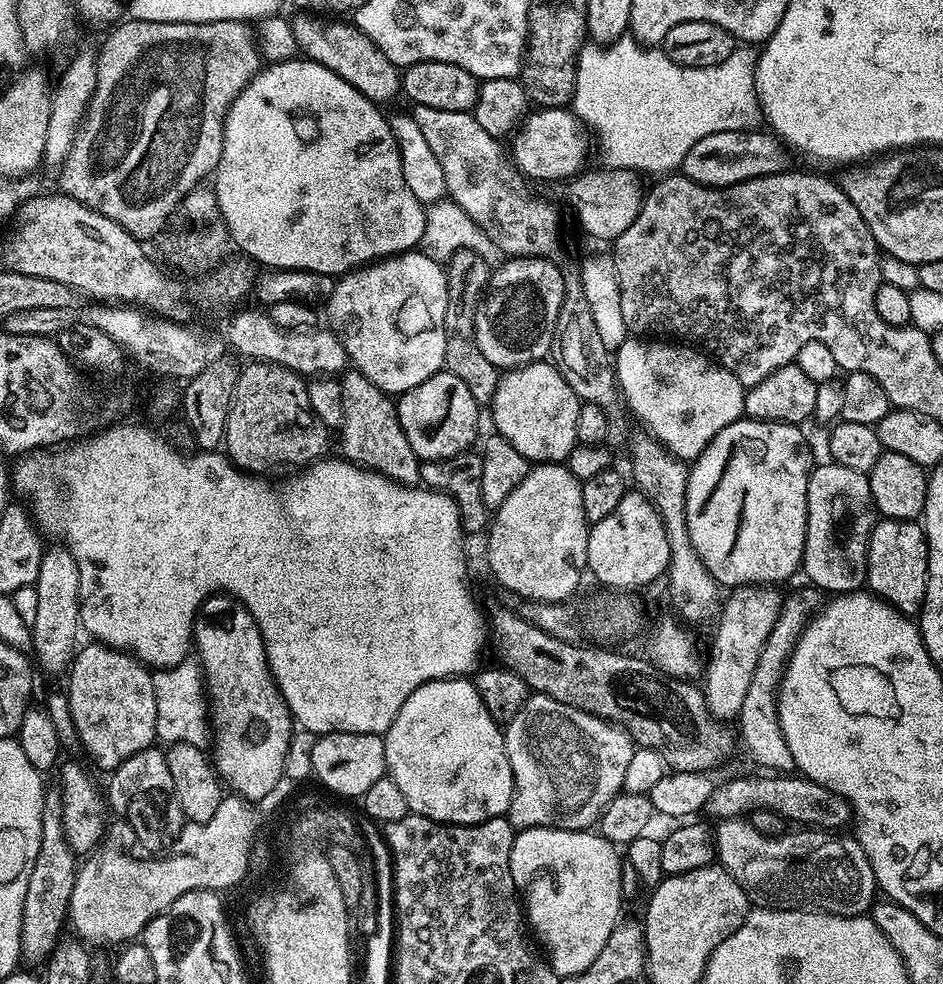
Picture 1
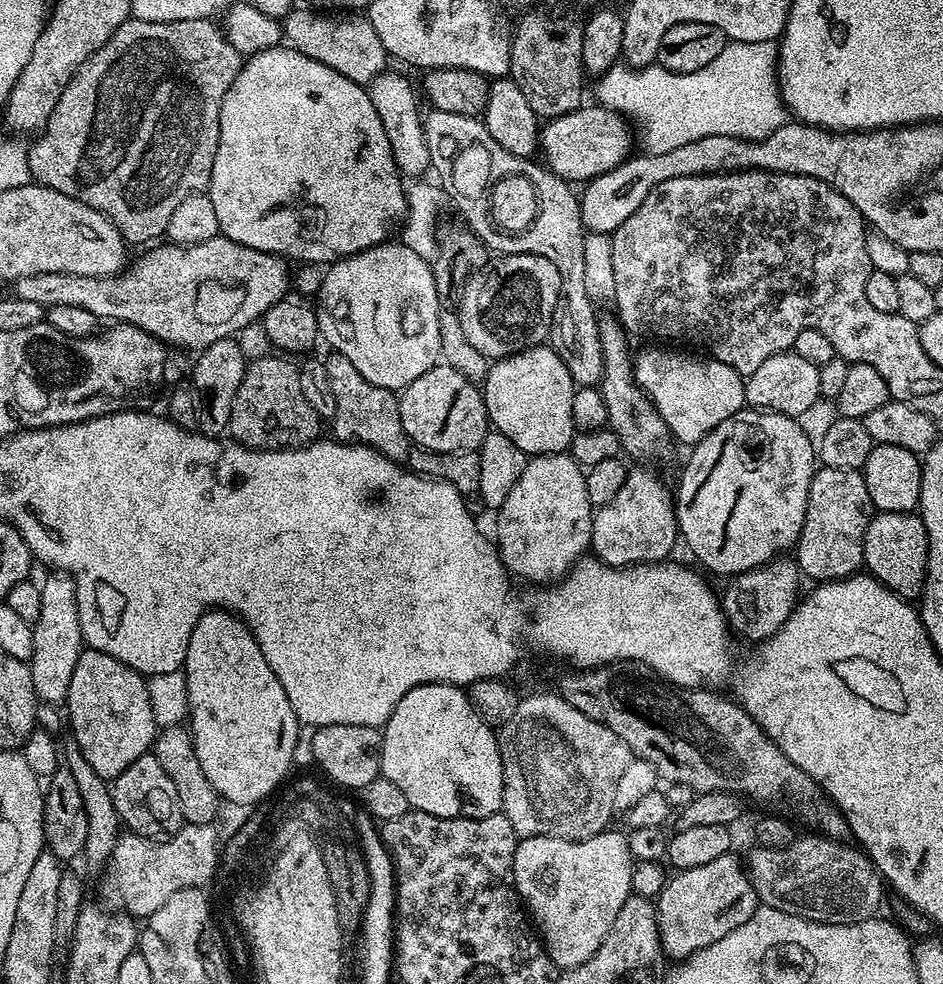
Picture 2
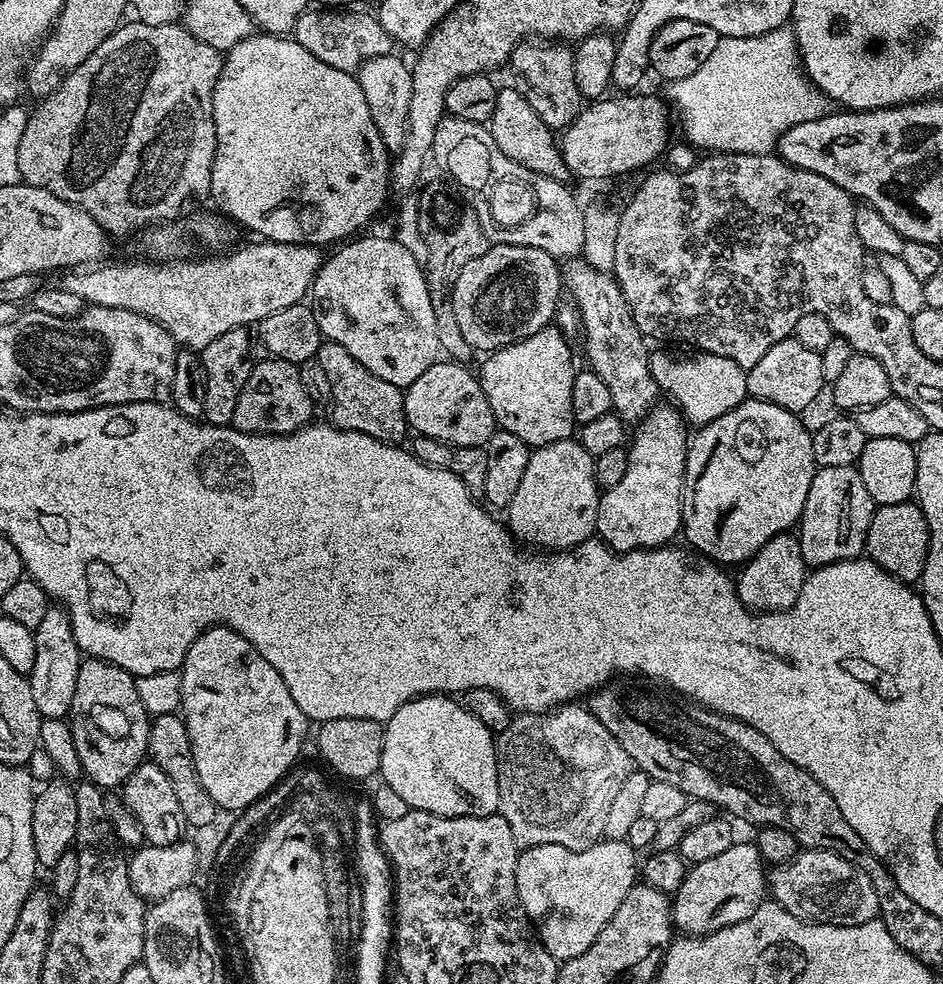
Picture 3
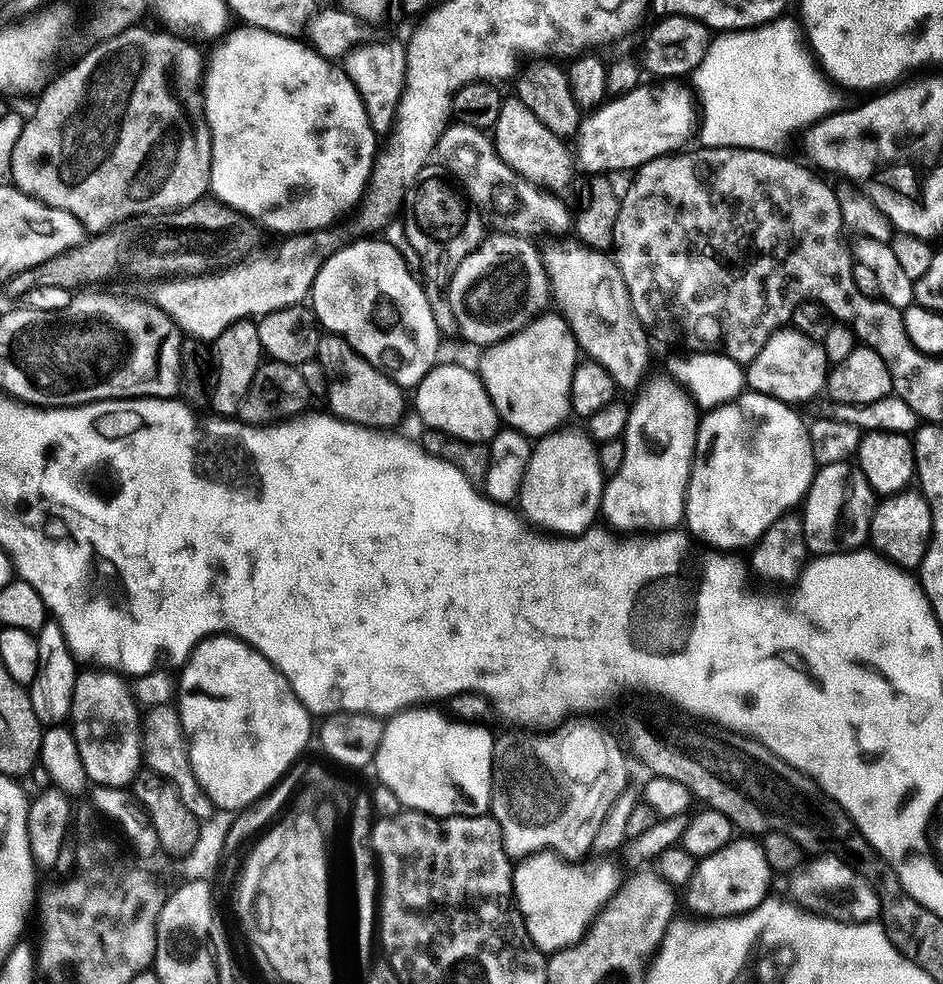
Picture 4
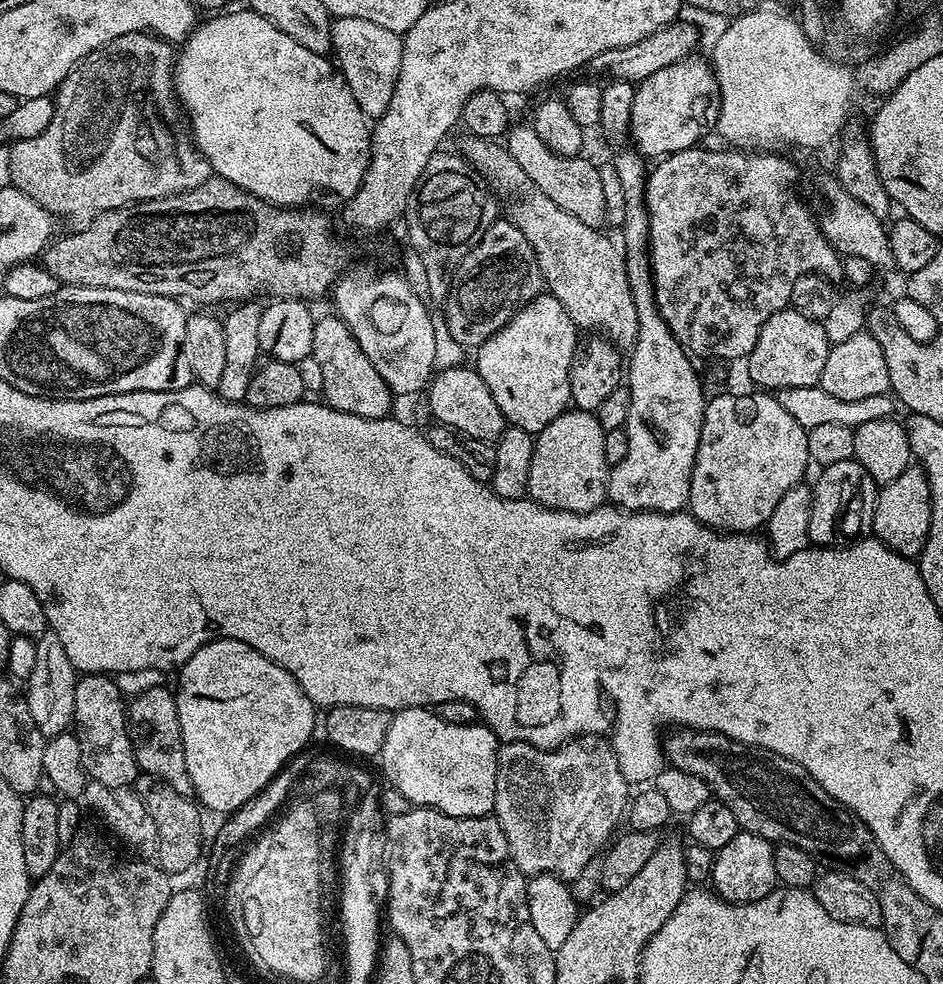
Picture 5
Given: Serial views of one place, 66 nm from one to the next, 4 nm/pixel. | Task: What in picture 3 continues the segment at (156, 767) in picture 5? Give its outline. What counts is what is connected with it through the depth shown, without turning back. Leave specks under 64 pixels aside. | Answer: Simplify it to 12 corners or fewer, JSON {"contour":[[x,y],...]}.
{"contour":[[183,715],[151,717],[148,756],[170,778],[185,825],[213,821]]}

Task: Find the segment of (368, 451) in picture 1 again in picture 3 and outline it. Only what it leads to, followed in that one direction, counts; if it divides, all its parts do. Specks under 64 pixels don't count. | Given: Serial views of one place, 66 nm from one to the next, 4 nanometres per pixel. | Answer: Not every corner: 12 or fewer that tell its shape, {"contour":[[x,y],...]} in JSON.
{"contour":[[321,343],[335,427],[395,444],[403,389]]}

